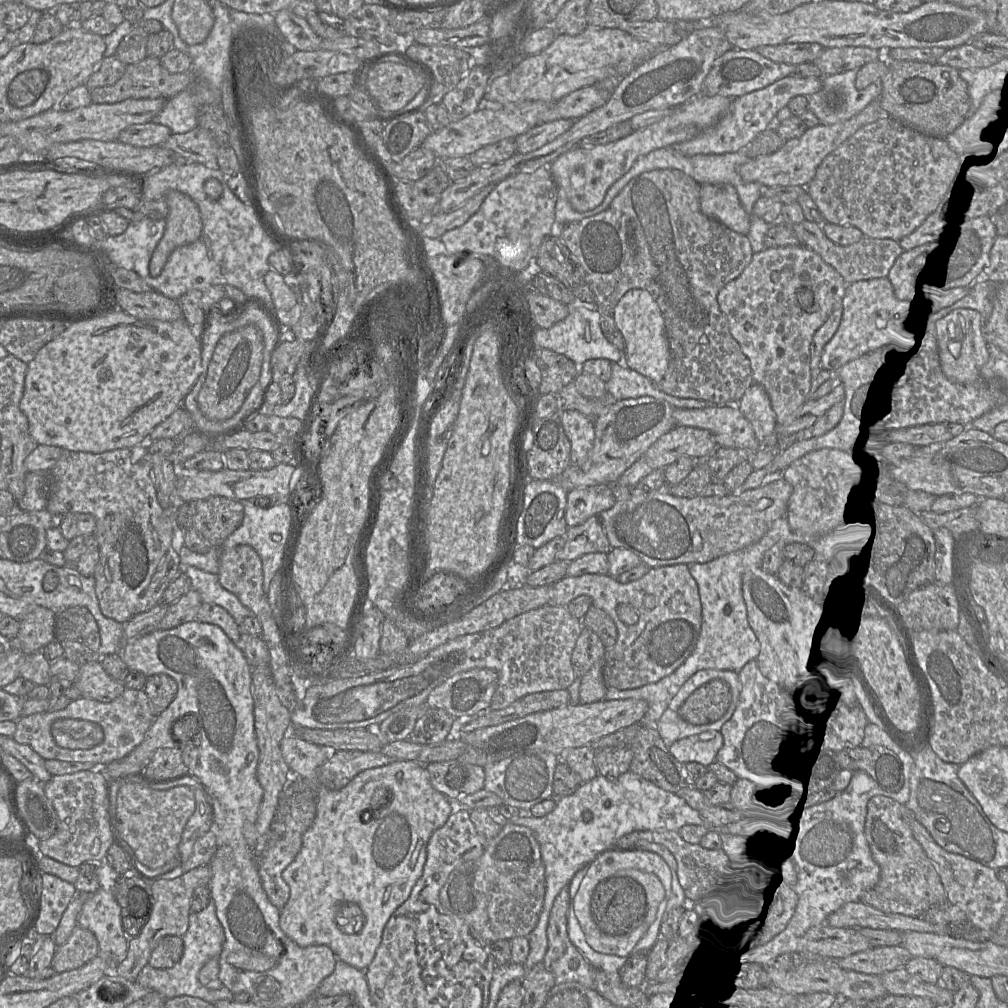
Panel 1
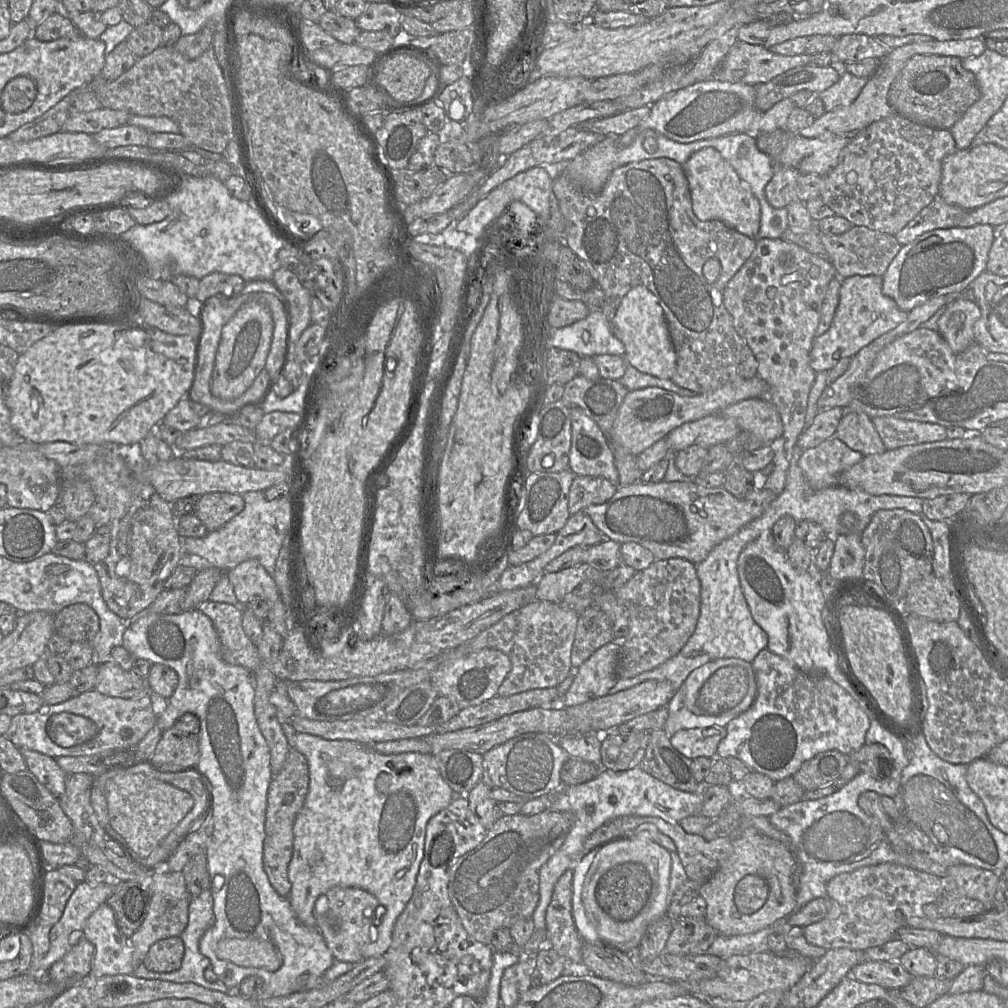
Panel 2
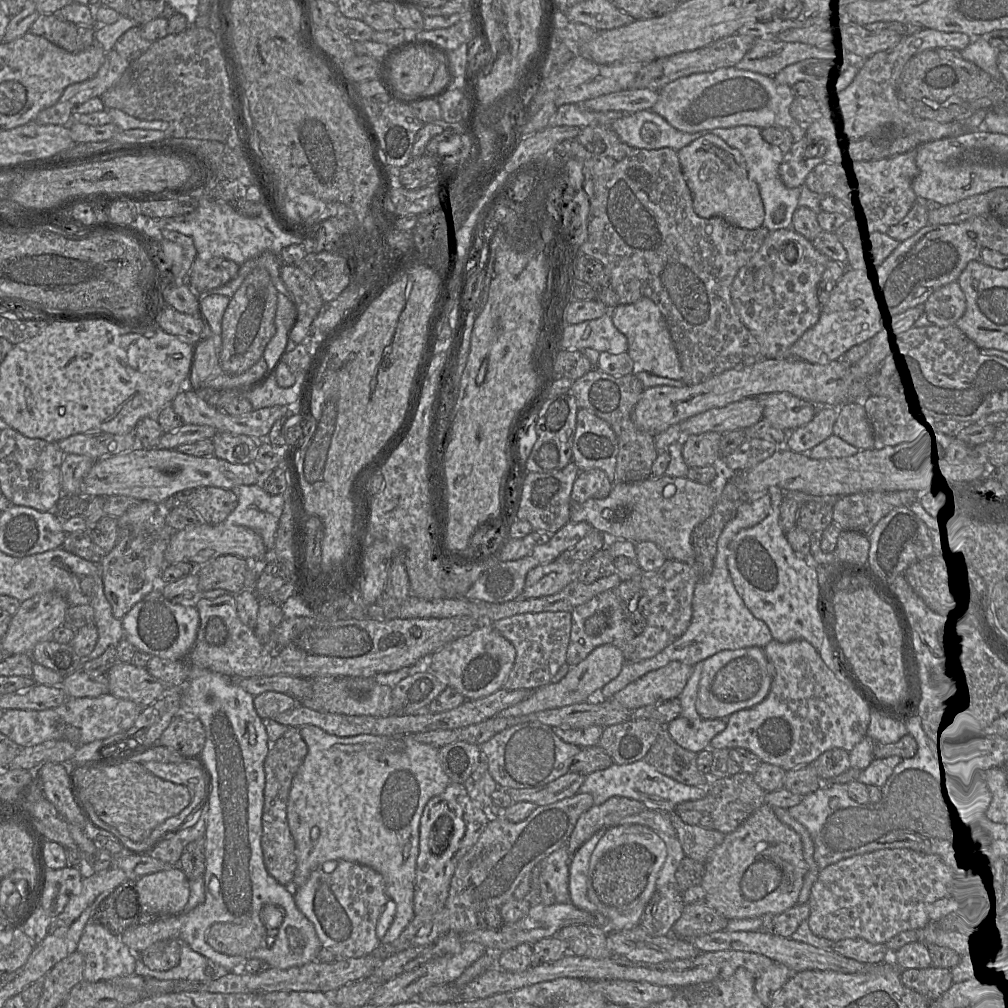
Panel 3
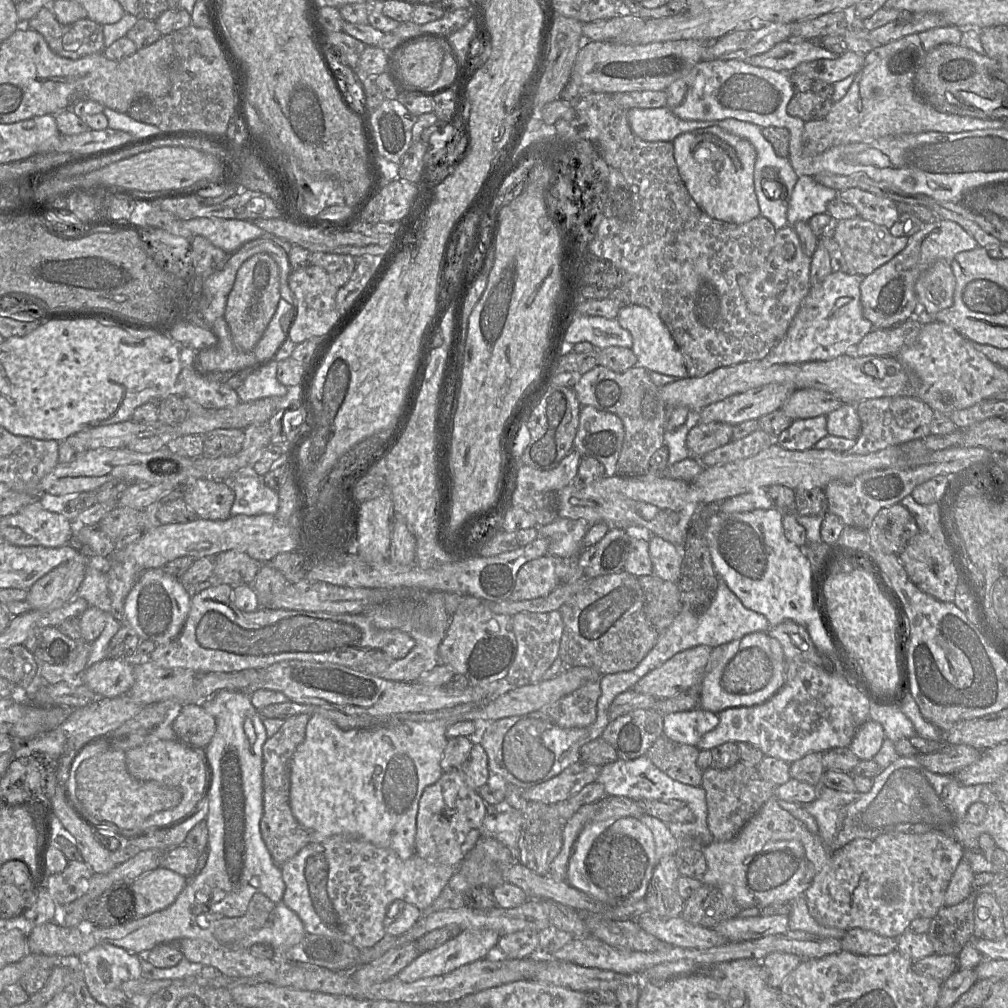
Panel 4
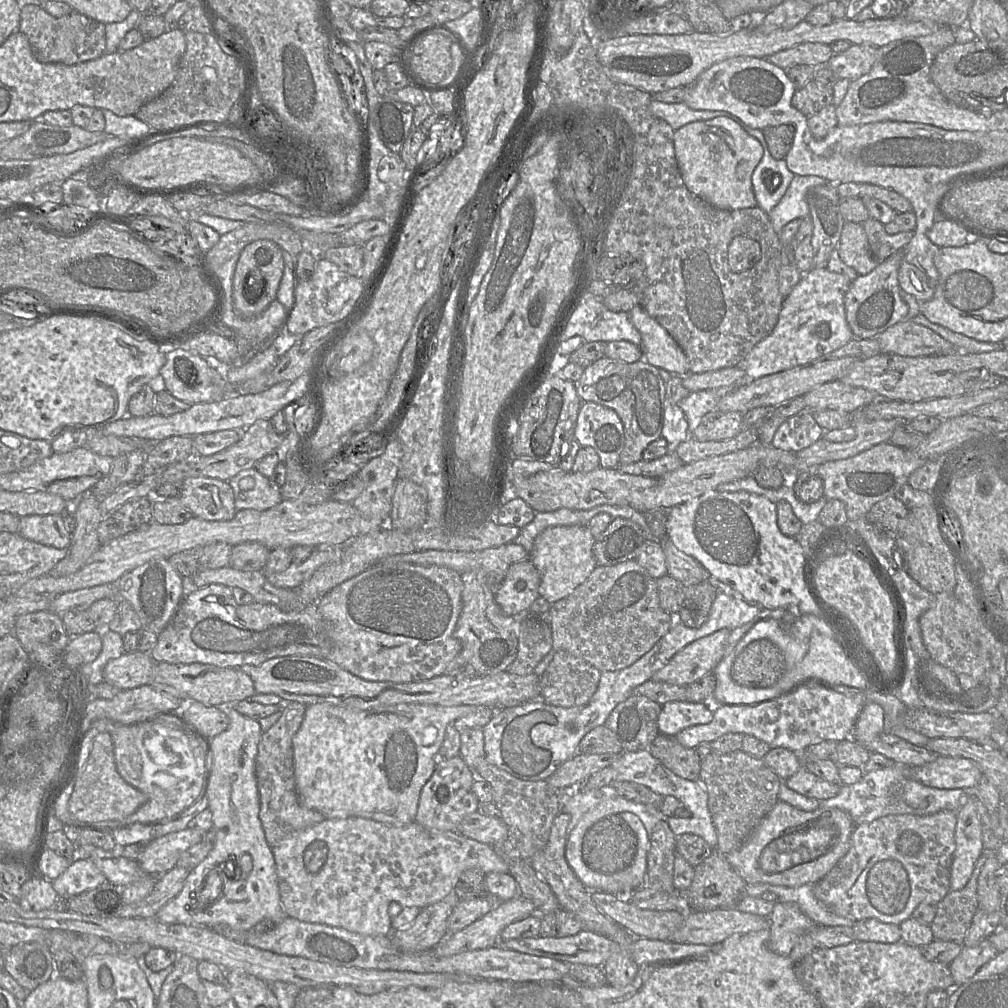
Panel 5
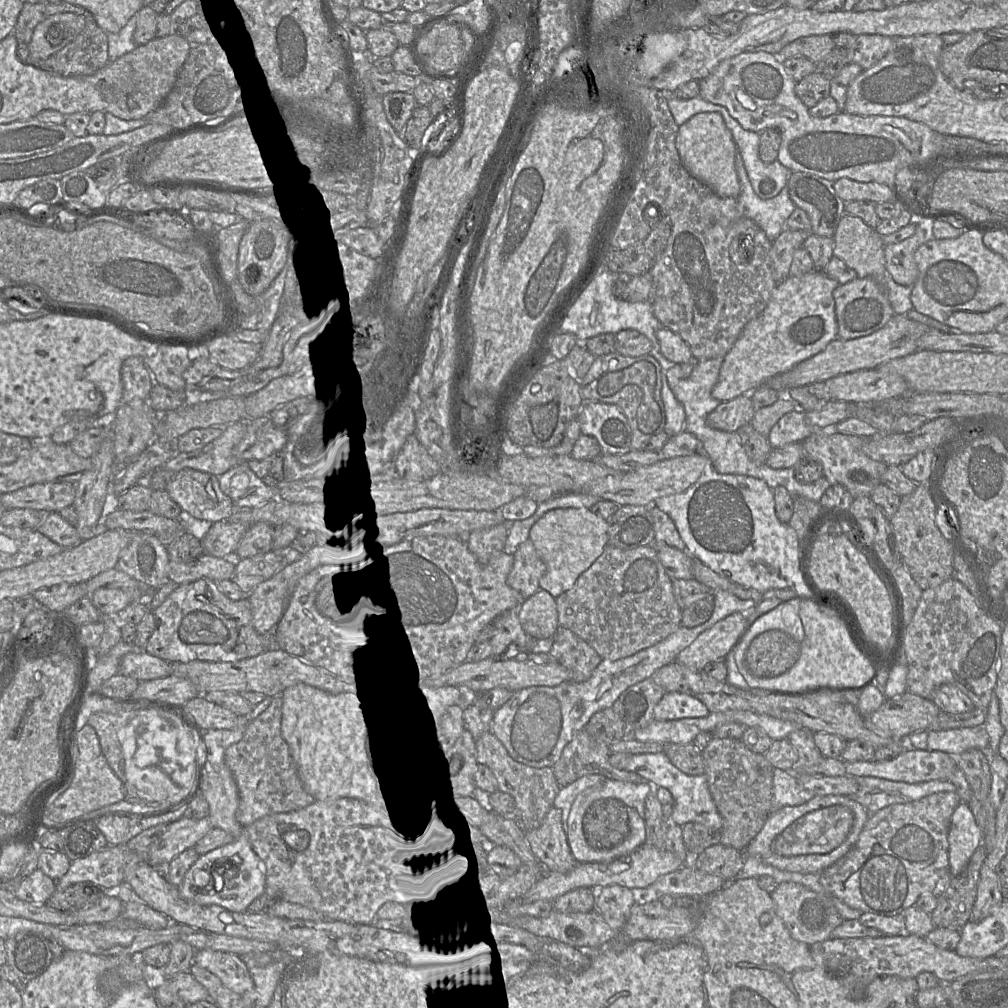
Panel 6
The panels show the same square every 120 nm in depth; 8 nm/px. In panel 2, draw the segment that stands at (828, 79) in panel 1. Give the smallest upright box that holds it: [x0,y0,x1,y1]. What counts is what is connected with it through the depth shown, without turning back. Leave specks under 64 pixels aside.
[818,71,868,111]

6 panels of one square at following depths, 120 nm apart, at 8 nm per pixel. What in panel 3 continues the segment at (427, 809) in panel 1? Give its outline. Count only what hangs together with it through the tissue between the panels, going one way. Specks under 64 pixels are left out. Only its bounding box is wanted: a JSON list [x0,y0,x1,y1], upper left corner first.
[287,725,451,945]

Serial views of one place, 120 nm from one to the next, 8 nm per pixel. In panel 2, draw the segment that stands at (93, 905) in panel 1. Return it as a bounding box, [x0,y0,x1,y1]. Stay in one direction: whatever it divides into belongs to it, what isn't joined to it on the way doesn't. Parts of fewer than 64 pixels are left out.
[83,904,133,980]

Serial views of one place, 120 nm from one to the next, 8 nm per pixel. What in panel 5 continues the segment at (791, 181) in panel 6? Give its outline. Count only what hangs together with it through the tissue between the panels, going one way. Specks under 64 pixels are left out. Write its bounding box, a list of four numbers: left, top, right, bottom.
[806,183,846,269]

